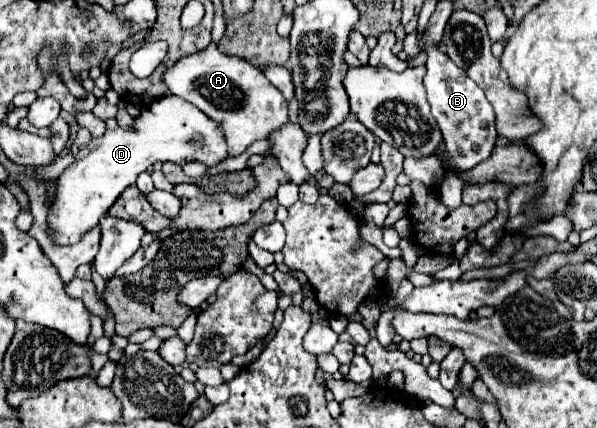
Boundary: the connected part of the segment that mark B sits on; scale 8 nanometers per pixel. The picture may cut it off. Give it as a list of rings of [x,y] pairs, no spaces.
[[[427,45],[427,75],[425,75],[425,87],[427,87],[427,99],[431,103],[431,113],[439,123],[439,129],[443,133],[443,161],[447,171],[469,171],[477,163],[485,161],[497,139],[495,131],[495,115],[493,107],[485,97],[485,91],[469,79],[469,75],[459,69],[441,49],[439,45]]]

